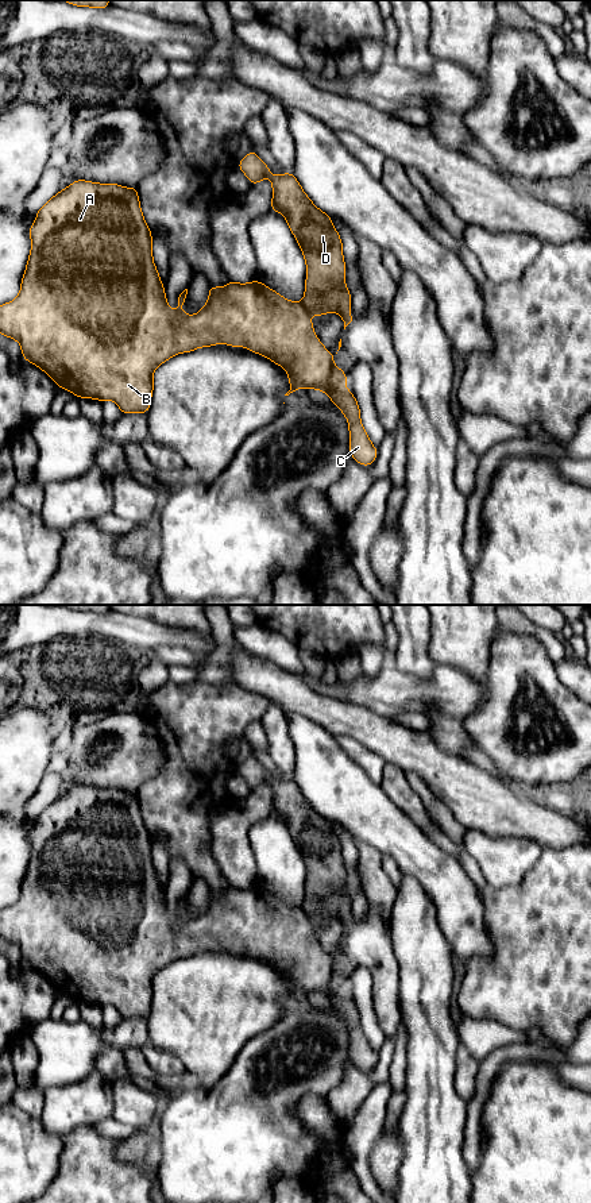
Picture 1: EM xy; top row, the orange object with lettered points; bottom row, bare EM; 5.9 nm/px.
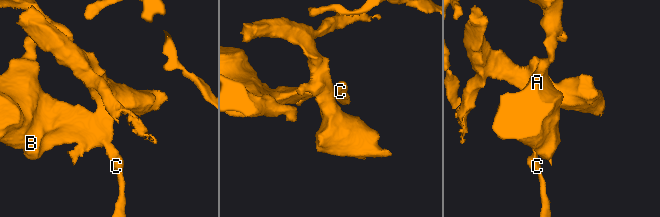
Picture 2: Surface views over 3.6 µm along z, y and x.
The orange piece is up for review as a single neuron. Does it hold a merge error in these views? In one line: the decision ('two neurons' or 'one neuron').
two neurons

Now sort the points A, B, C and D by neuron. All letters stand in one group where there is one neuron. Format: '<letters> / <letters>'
A B C / D

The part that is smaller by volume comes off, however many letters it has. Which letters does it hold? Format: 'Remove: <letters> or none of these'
Remove: D

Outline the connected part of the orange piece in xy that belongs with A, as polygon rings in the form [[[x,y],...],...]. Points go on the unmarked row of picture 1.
[[[76,784],[66,794],[51,802],[36,817],[36,824],[30,832],[28,837],[31,841],[31,857],[22,883],[20,897],[13,906],[0,910],[0,938],[18,945],[20,948],[24,965],[31,967],[42,973],[57,988],[58,992],[66,994],[80,1003],[94,1003],[101,1007],[111,1005],[117,1009],[123,1019],[147,1018],[154,995],[152,979],[159,969],[177,959],[190,957],[200,952],[210,952],[219,948],[228,949],[231,952],[247,952],[251,957],[264,960],[271,967],[282,971],[290,986],[290,995],[285,1000],[289,1000],[300,992],[309,994],[313,990],[328,990],[333,960],[322,951],[314,938],[312,925],[302,907],[291,907],[258,884],[250,888],[237,888],[232,886],[224,892],[210,890],[208,907],[196,919],[188,921],[182,917],[188,894],[185,894],[178,902],[178,914],[171,915],[169,913],[165,891],[162,890],[161,882],[154,870],[151,855],[152,840],[143,822],[136,791],[124,793],[117,788],[97,788],[92,786]]]

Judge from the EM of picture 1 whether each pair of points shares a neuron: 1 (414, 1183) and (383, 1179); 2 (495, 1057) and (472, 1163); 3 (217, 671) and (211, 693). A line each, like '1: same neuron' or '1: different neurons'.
1: different neurons
2: same neuron
3: different neurons

